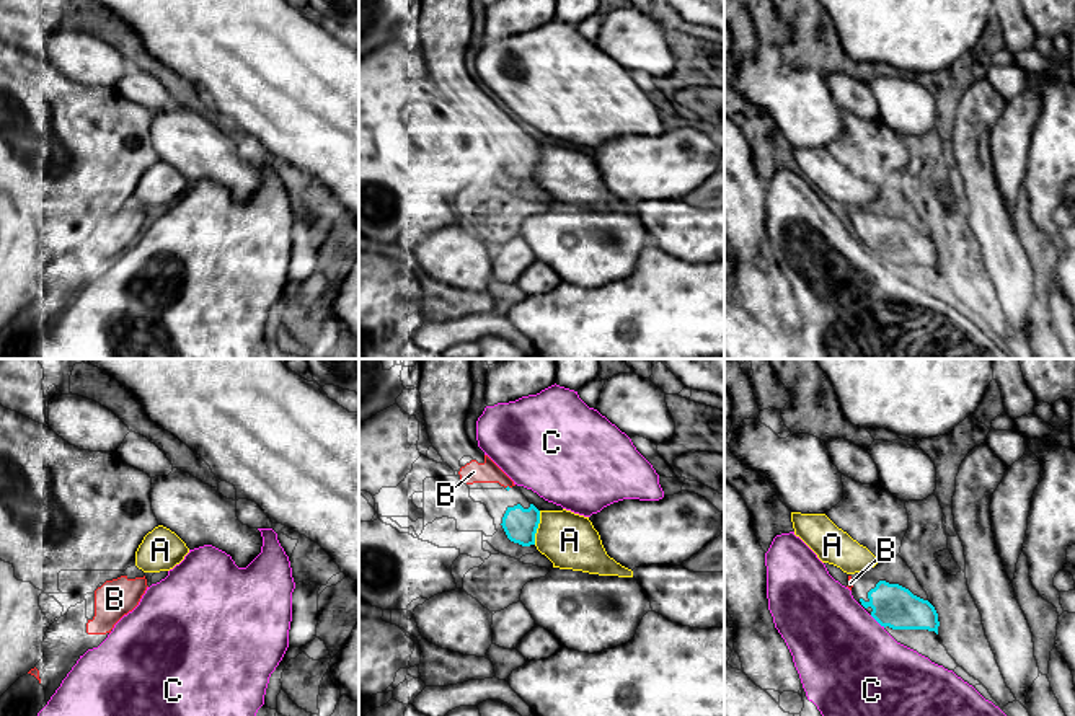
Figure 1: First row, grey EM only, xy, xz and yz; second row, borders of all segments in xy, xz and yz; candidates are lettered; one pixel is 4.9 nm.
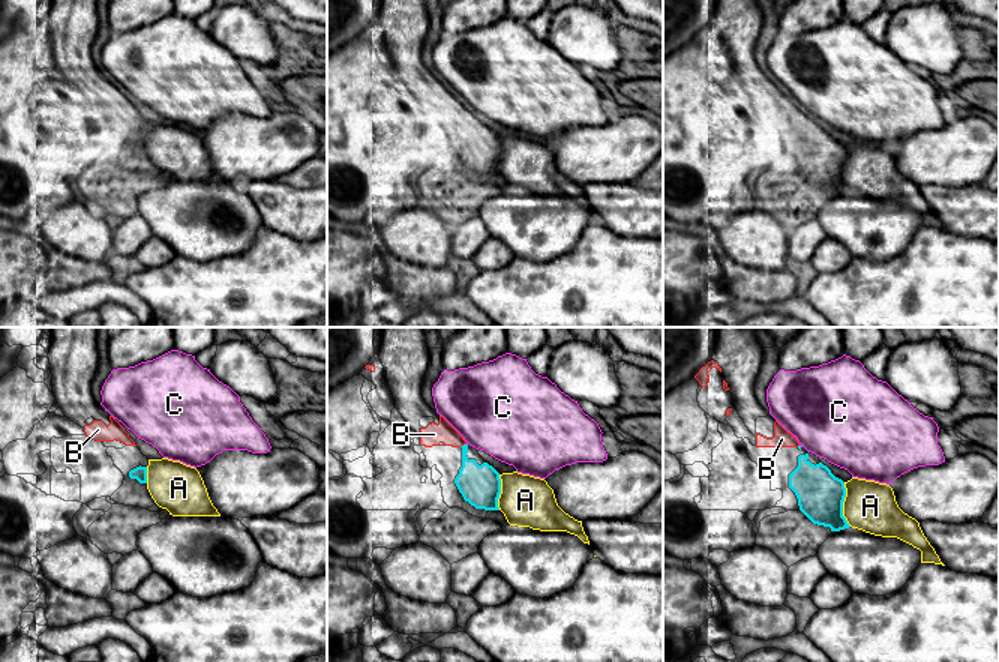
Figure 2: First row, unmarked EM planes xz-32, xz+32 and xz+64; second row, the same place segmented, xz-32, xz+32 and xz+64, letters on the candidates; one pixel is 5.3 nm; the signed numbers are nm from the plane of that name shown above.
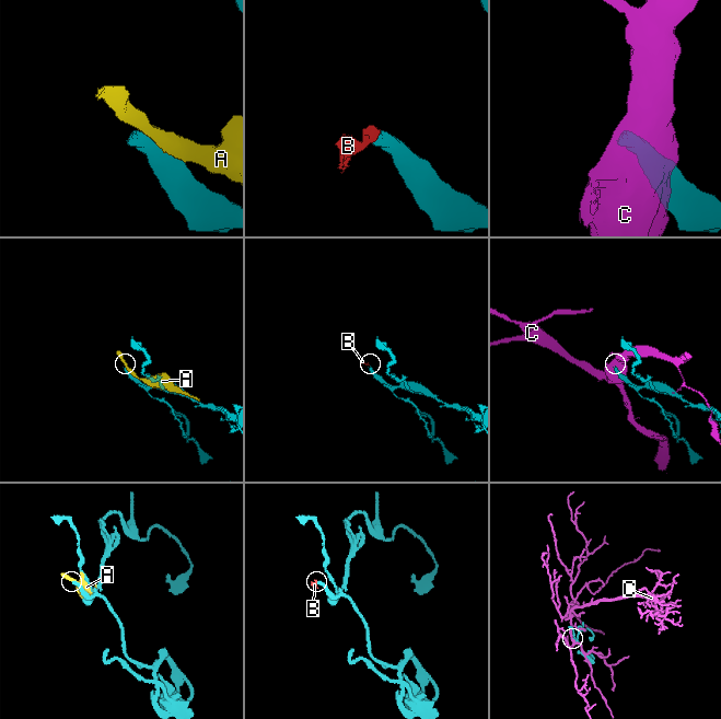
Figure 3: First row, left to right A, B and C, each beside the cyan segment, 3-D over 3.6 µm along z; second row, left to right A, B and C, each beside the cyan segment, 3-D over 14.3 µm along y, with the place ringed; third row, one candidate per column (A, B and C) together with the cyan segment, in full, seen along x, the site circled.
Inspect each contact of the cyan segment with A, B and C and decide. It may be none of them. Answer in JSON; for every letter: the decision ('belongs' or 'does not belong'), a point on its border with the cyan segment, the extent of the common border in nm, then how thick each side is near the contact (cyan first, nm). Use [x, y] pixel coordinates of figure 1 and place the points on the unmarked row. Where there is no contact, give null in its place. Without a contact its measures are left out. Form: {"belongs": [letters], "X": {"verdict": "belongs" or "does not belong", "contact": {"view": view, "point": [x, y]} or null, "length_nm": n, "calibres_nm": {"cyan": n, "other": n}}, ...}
{"belongs": ["B"], "A": {"verdict": "does not belong", "contact": {"view": "xz", "point": [537, 162]}, "length_nm": 170, "calibres_nm": {"cyan": 160, "other": 280}}, "B": {"verdict": "belongs", "contact": {"view": "xz", "point": [508, 121]}, "length_nm": 30, "calibres_nm": {"cyan": 20, "other": 110}}, "C": {"verdict": "does not belong", "contact": {"view": "yz", "point": [878, 256]}, "length_nm": 100, "calibres_nm": {"cyan": 220, "other": 480}}}

